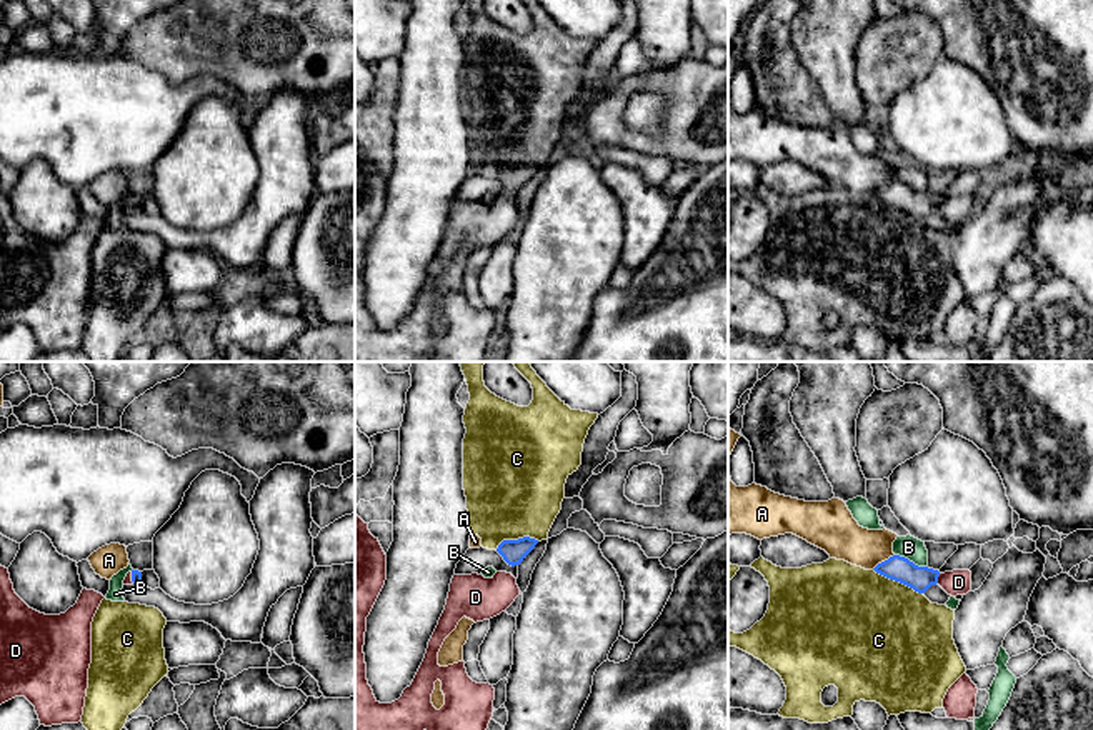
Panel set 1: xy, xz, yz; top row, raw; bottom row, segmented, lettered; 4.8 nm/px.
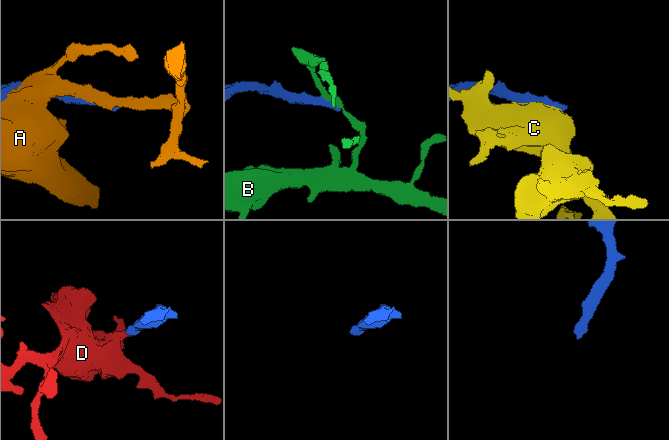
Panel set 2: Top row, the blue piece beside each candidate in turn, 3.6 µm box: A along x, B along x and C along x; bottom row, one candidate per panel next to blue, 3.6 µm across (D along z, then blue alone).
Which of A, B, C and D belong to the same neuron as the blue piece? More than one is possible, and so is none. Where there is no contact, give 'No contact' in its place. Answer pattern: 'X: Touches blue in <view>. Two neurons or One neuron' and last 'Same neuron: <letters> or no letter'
A: Touches blue in yz. Two neurons
B: Touches blue in yz. Two neurons
C: Touches blue in yz. Two neurons
D: Touches blue in yz. One neuron
Same neuron: D

